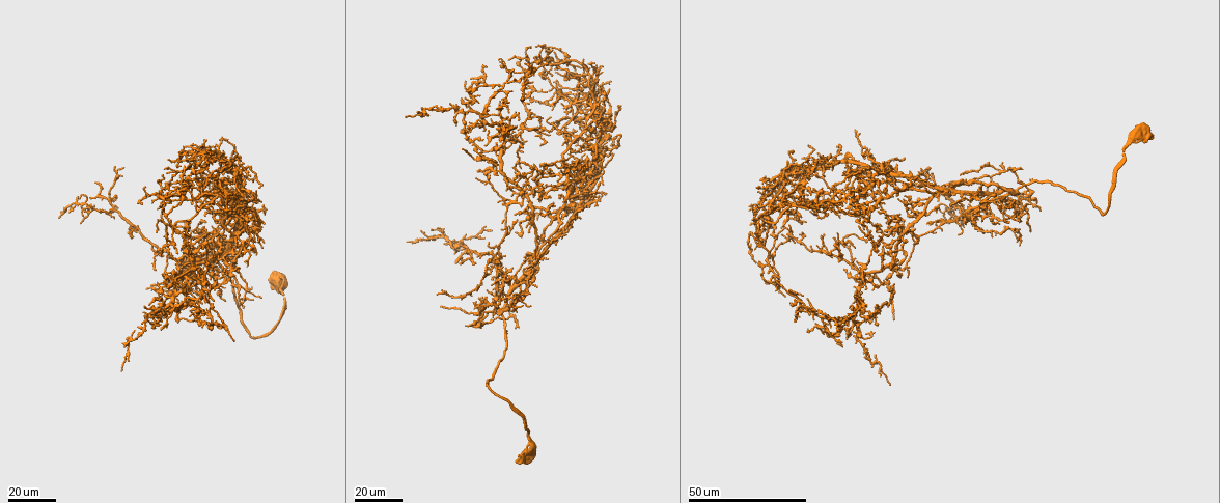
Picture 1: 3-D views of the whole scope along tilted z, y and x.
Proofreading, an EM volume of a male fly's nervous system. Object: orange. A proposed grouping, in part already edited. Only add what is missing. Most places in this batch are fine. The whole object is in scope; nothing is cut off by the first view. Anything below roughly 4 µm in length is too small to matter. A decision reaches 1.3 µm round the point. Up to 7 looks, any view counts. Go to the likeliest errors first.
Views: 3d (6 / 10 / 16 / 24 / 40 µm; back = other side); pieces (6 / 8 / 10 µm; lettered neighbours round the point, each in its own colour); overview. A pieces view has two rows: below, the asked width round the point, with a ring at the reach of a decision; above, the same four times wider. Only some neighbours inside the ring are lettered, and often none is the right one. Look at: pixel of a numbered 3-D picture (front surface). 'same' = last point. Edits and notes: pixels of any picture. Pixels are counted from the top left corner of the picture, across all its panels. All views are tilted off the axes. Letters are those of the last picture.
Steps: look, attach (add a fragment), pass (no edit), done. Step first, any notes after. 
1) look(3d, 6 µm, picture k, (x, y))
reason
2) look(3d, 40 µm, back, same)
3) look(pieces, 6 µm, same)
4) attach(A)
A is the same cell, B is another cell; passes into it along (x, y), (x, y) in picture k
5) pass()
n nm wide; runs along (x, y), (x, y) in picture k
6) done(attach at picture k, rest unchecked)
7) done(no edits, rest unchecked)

look(3d, 24 µm, picture 1, (613, 156))
tapers out

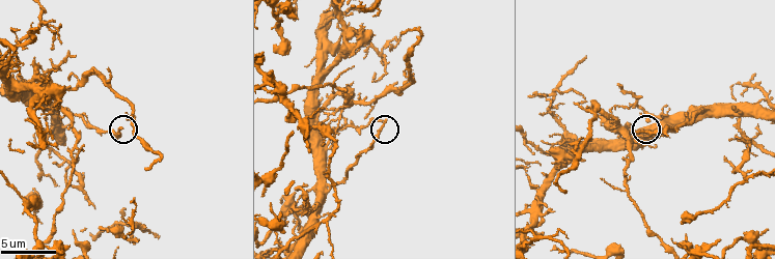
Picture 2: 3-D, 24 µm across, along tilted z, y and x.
look(pieces, 6 µm, picture 2, (386, 120))
see the neighbours

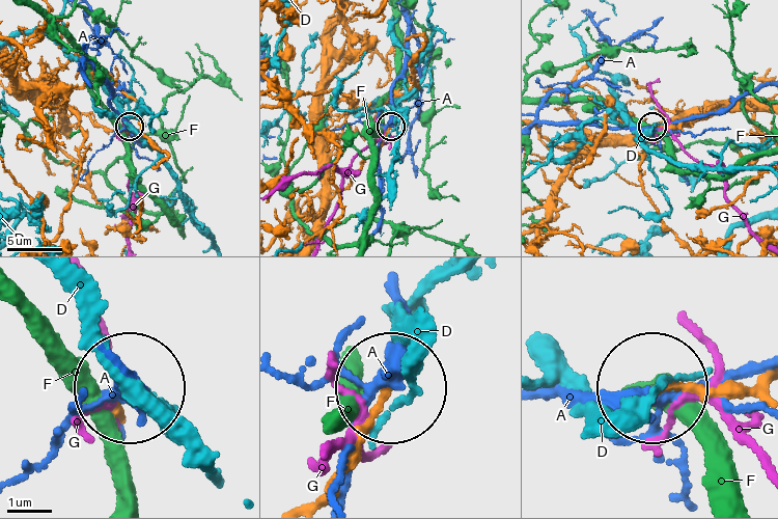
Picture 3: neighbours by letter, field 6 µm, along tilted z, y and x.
pass()
A, D, F and G are other cells; none of them fits

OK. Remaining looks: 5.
look(3d, 16 µm, picture 1, (880, 238))
branch stops here

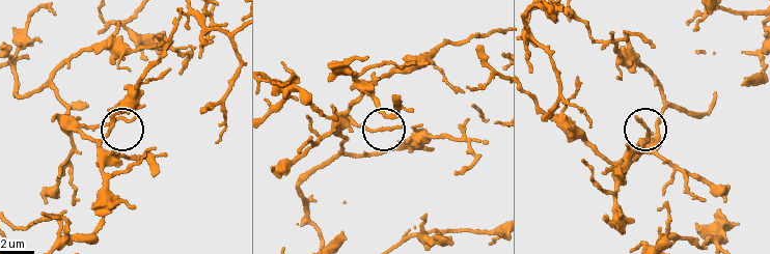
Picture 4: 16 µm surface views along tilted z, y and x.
look(pieces, 10 µm, picture 4, (134, 118))

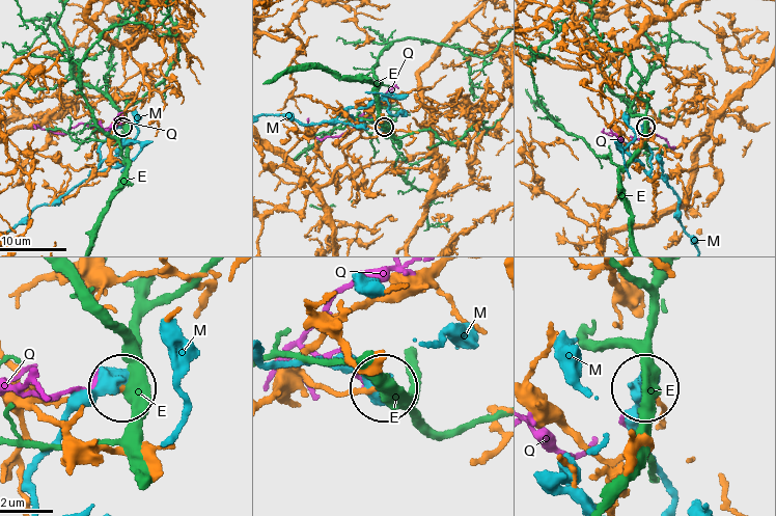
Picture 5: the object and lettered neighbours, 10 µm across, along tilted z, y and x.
pass()
E, M and Q are other cells; no lettered fragment goes on from it

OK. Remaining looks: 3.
look(3d, 16 µm, picture 1, (838, 254))
thin end

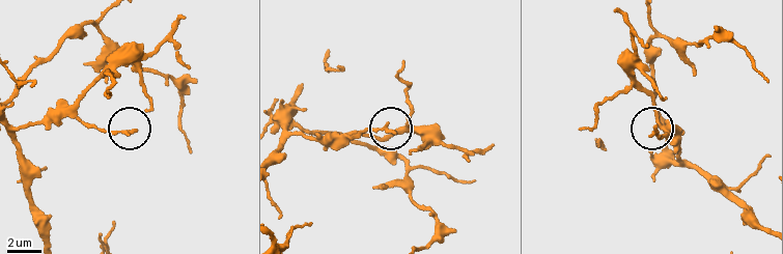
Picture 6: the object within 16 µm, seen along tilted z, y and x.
look(pieces, 6 µm, picture 6, (653, 128))
what lies round it

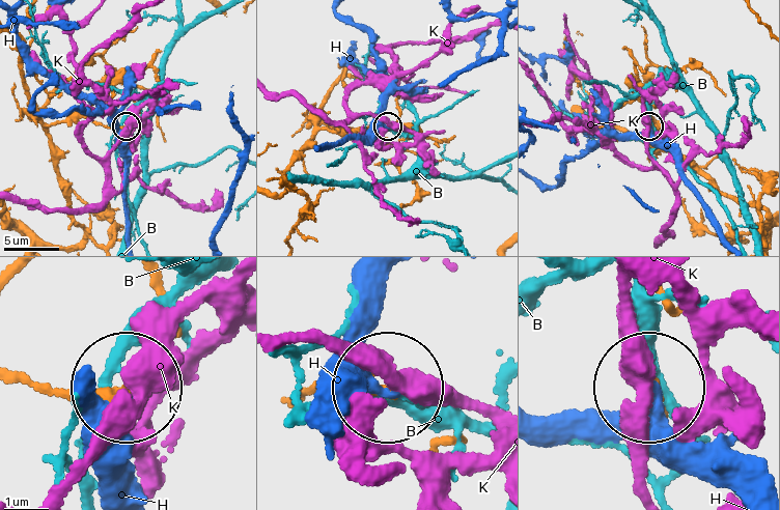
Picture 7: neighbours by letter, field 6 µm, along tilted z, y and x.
pass()
190 nm wide; B, H and K are other cells; none of them fits

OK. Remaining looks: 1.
done(no edits, rest unchecked)

